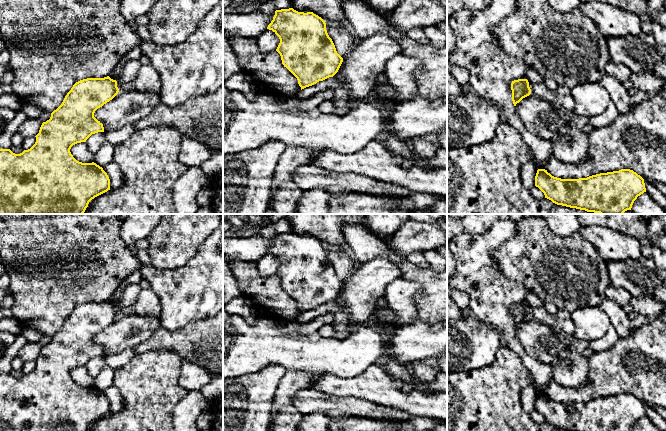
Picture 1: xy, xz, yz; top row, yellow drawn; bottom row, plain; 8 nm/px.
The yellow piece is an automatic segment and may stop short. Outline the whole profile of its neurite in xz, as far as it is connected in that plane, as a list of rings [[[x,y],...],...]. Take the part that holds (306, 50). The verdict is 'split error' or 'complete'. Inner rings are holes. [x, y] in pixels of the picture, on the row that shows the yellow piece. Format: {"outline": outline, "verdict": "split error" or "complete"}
{"outline": [[[293,8],[276,10],[267,29],[272,30],[280,39],[276,51],[282,64],[298,80],[301,90],[333,77],[339,70],[343,58],[337,53],[332,39],[326,30],[325,21],[313,12],[298,12]]], "verdict": "complete"}

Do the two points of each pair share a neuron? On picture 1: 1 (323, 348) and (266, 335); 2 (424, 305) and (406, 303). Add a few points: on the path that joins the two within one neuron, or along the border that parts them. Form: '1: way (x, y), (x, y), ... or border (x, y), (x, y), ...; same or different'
1: way (309, 348), (280, 348); same
2: border (418, 281), (422, 289), (413, 297), (416, 319); different

